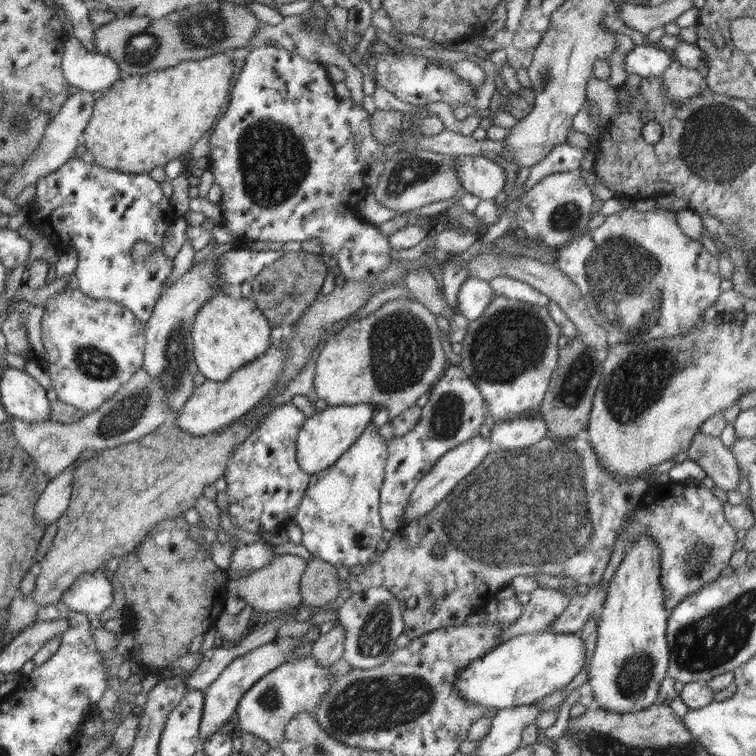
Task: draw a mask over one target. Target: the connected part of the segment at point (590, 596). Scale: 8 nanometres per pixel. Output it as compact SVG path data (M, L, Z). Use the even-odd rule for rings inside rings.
M590 585L586 595L570 596L566 610L550 625L554 634L578 634L593 614L599 615L607 596L607 587Z

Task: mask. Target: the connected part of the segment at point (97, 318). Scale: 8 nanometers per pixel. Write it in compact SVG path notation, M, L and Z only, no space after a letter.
M77 286L66 289L49 298L46 304L42 326L42 344L47 353L36 355L40 363L47 363L51 388L62 402L74 406L83 413L89 413L111 399L116 391L126 385L138 369L143 368L145 349L145 323L139 321L128 308L108 300L92 300Z

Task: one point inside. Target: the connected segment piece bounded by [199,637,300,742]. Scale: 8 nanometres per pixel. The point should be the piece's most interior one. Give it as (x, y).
(220, 700)

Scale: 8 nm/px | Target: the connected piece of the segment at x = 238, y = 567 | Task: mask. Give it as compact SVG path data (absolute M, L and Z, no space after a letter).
M260 542L239 545L230 553L229 572L250 572L260 570L272 563L275 554Z

